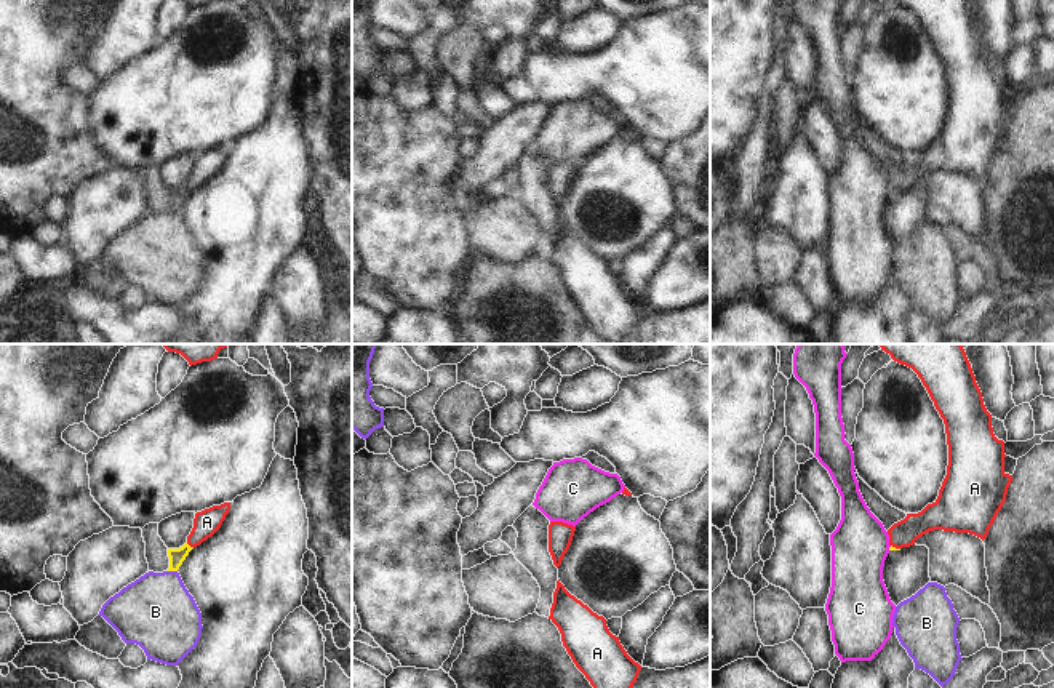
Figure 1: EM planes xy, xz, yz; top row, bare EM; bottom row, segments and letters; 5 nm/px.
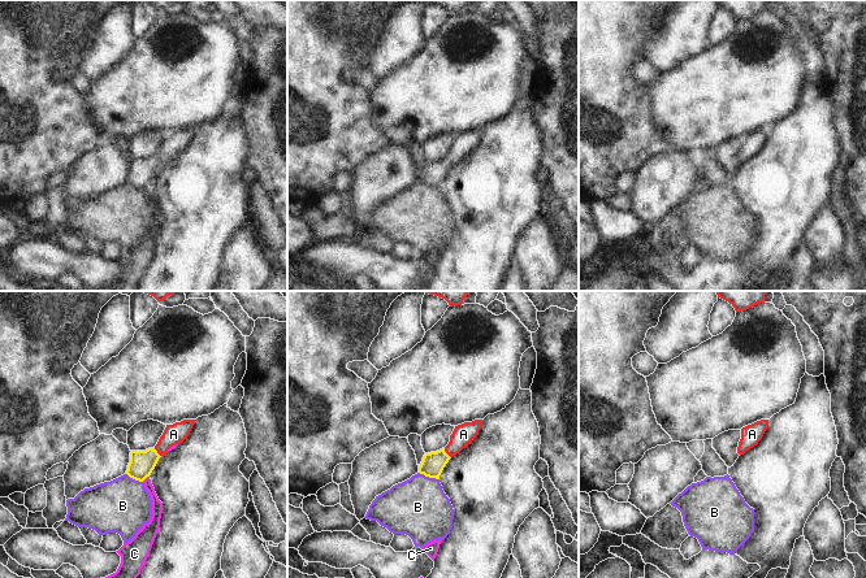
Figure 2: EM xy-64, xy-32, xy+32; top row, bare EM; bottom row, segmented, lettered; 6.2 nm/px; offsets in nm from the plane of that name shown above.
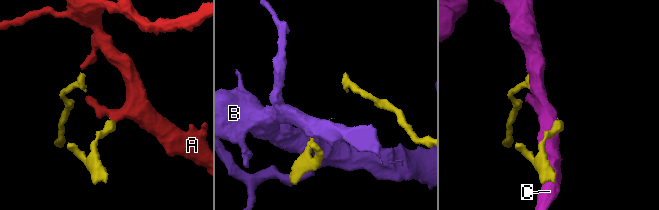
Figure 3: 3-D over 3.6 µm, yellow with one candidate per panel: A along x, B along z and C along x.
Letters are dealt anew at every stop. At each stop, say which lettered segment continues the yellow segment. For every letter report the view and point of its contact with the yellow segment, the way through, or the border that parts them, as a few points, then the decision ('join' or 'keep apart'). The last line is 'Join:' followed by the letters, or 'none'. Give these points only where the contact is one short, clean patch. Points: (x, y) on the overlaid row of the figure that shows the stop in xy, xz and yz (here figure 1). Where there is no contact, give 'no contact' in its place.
A: xy (187, 544) | across xy (176, 556), (187, 544), (207, 522) | join
B: xy (173, 570) | along xy (168, 570), (176, 572) | keep apart
C: yz (890, 548) | keep apart
Join: A

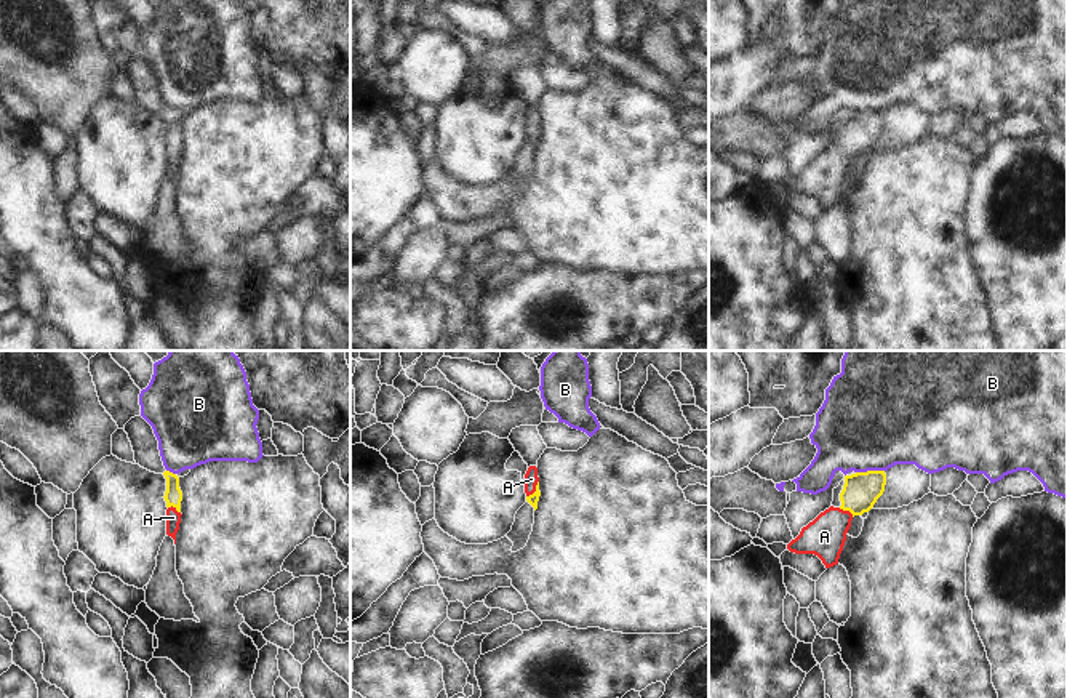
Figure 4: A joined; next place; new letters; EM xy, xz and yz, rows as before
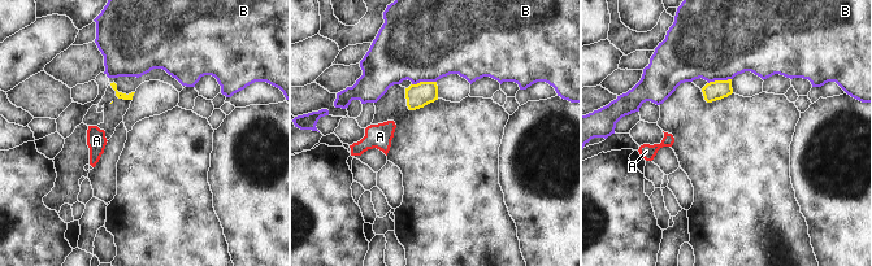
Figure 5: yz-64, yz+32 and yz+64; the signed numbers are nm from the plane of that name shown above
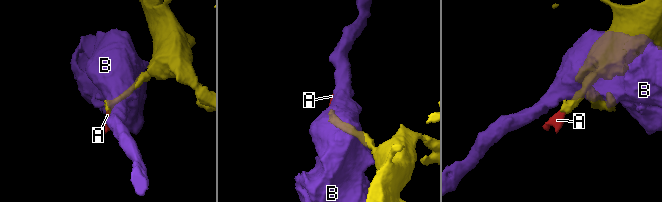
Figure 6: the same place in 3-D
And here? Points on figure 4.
A: xz (536, 490) | across xz (533, 498), (536, 490), (531, 479) | join
B: yz (869, 471) | keep apart
Join: A

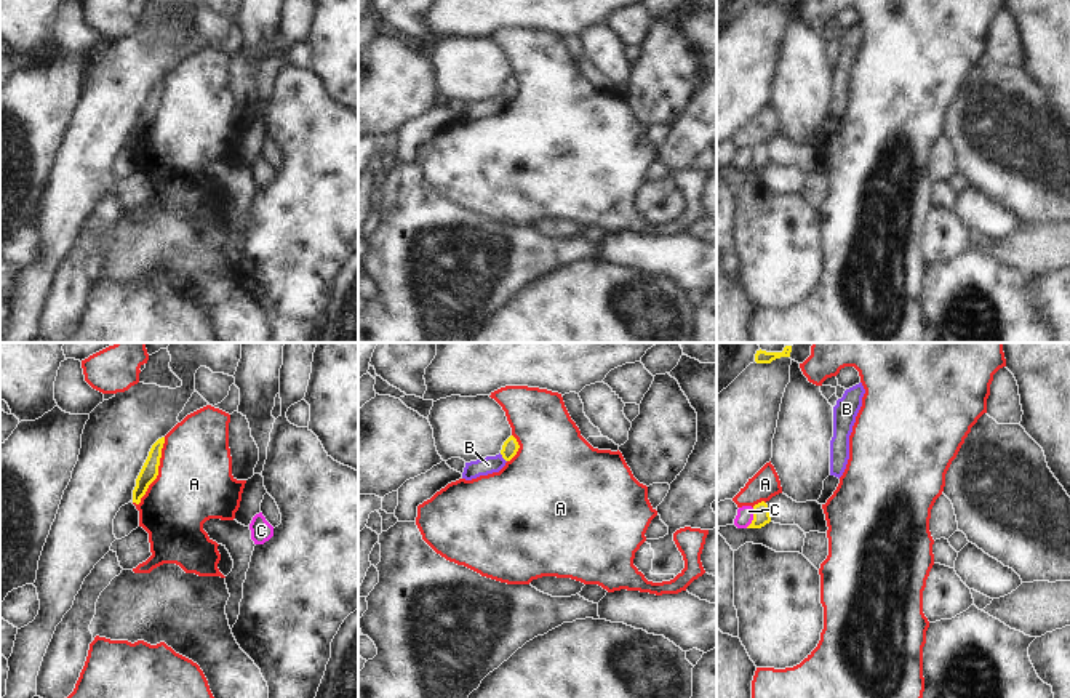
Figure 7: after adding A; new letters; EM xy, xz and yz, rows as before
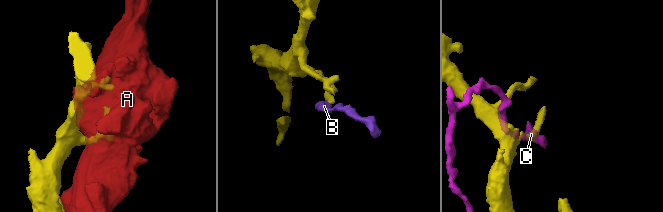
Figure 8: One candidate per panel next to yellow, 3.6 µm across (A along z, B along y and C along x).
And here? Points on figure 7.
A: xy (157, 471) | keep apart
B: xz (503, 457) | join
C: yz (754, 517) | keep apart
Join: B

